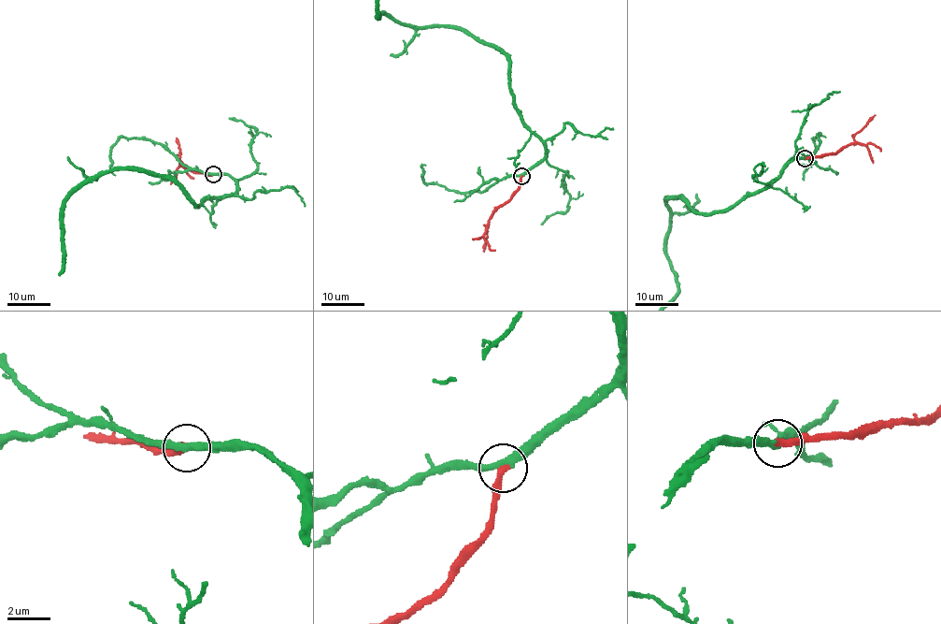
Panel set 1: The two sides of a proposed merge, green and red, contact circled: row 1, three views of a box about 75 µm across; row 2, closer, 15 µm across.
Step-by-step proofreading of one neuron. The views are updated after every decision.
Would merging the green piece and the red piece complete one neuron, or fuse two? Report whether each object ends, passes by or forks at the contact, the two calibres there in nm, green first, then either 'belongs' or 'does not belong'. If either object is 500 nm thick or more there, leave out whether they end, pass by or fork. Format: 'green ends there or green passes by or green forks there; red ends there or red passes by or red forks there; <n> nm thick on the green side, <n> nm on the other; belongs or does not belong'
green passes by; red ends there; 340 nm thick on the green side, 320 nm on the other; belongs

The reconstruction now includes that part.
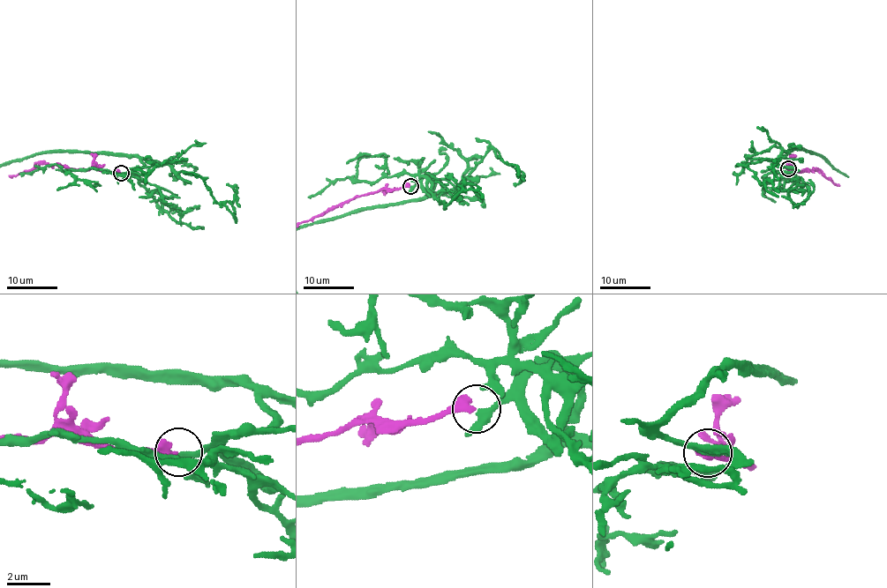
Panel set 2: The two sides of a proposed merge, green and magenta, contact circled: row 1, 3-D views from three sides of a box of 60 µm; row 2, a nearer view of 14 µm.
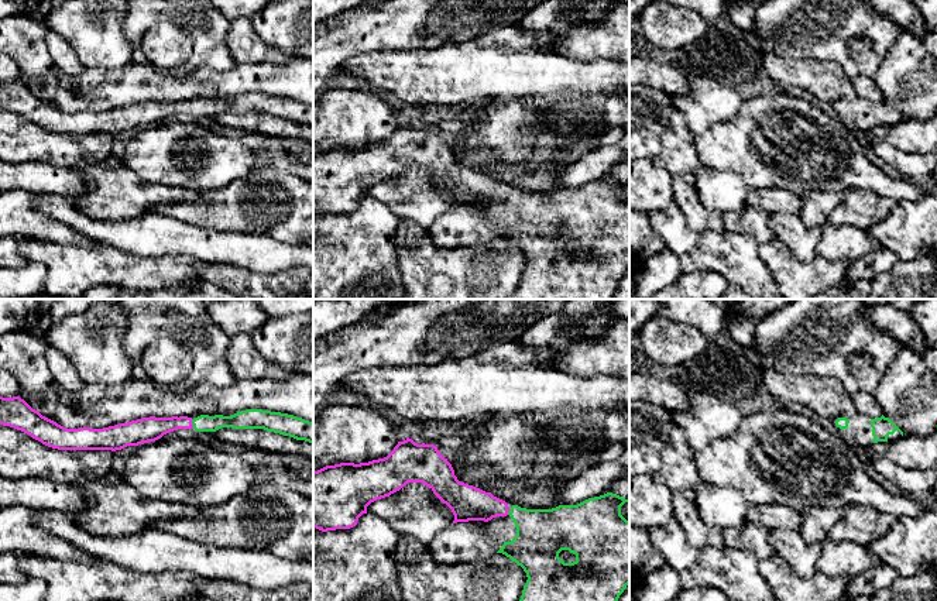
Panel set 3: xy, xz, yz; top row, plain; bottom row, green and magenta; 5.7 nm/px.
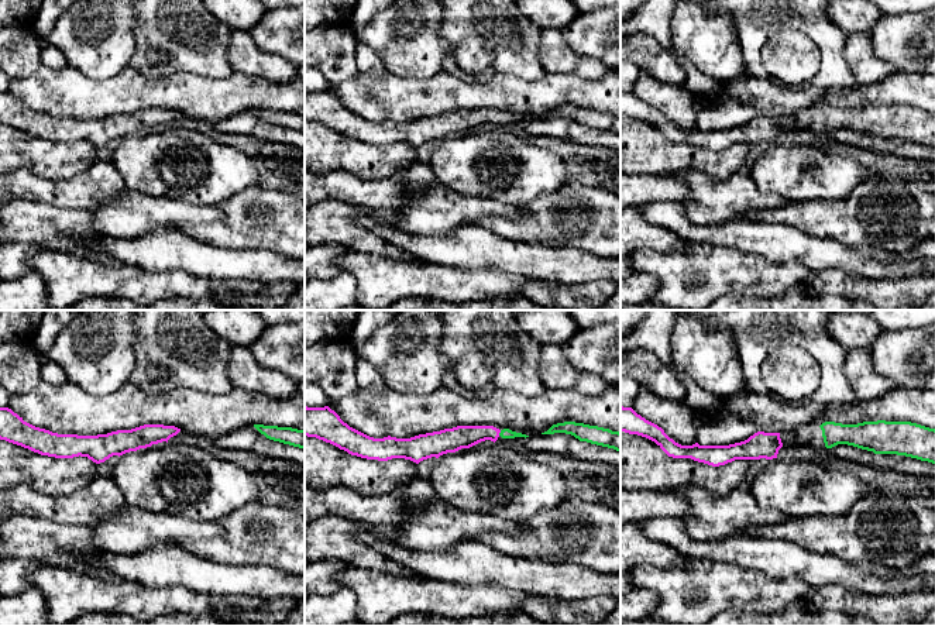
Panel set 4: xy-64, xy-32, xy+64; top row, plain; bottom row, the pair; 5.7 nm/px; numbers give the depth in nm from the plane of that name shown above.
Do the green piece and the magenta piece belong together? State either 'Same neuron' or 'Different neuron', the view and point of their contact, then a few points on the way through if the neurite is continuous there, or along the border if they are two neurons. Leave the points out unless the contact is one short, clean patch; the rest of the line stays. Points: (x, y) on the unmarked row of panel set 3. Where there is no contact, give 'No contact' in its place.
Same neuron. Touches green at xy (192, 107). Path across: xy (202, 107), (192, 107), (168, 107), (150, 113)

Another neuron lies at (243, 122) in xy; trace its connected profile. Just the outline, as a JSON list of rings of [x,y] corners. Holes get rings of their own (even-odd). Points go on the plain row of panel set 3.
[[[222,111],[214,117],[219,124],[238,131],[260,133],[271,137],[299,138],[313,144],[312,127],[267,116],[264,113]]]

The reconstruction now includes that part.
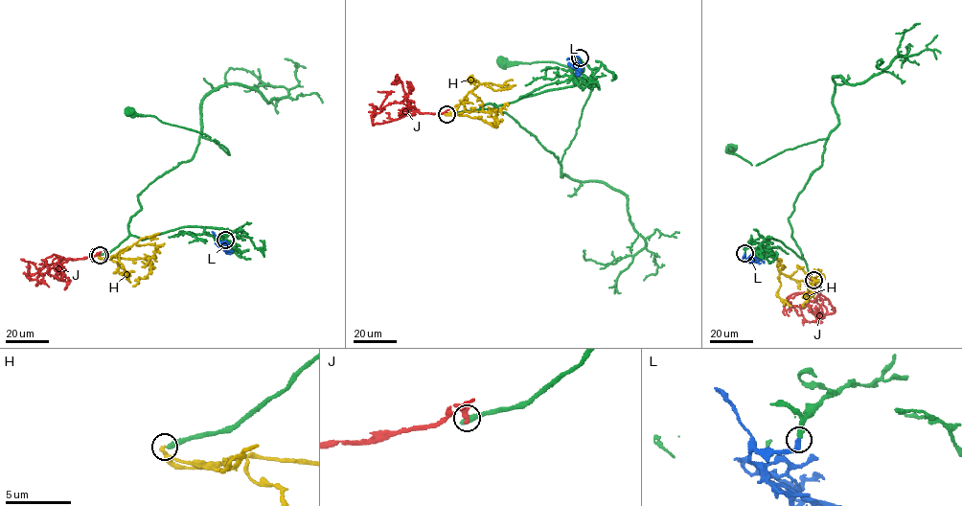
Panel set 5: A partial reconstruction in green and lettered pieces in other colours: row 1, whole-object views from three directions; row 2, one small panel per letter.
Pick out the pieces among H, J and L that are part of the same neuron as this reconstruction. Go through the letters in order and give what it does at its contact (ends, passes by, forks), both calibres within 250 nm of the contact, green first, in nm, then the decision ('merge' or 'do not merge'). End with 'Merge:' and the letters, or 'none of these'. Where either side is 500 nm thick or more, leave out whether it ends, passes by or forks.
H: it ends; calibres 360 and 360 nm; do not merge
J: it ends; calibres 480 and 380 nm; do not merge
L: it ends; calibres 280 and 320 nm; merge
Merge: L

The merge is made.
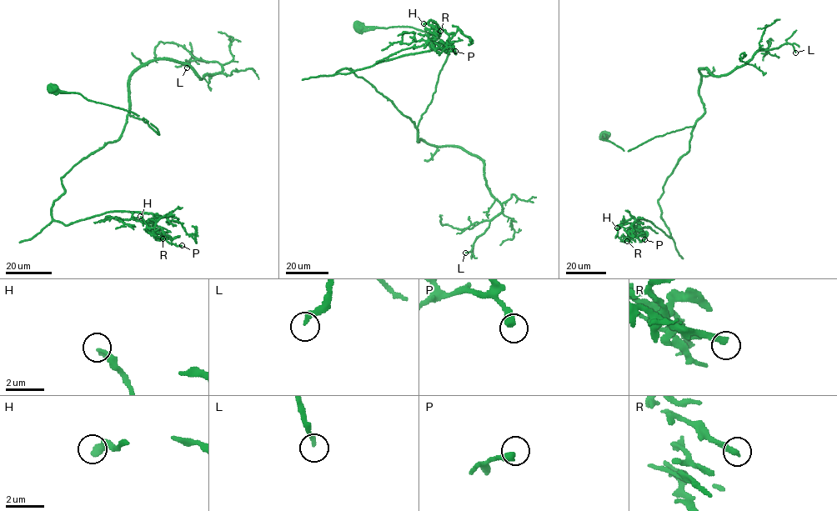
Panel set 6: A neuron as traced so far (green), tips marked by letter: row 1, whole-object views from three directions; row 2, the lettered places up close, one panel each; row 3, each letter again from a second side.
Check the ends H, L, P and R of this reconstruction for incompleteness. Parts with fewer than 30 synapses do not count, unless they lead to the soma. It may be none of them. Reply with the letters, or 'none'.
P

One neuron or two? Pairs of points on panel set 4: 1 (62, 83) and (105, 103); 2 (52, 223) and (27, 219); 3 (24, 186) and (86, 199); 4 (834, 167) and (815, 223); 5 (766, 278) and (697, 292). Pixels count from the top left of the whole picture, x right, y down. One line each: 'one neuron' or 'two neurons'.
1: one neuron
2: one neuron
3: one neuron
4: two neurons
5: one neuron

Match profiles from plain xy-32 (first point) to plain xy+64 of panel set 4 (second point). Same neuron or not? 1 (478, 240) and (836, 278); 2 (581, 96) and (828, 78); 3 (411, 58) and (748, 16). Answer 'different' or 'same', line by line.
1: different
2: different
3: different

